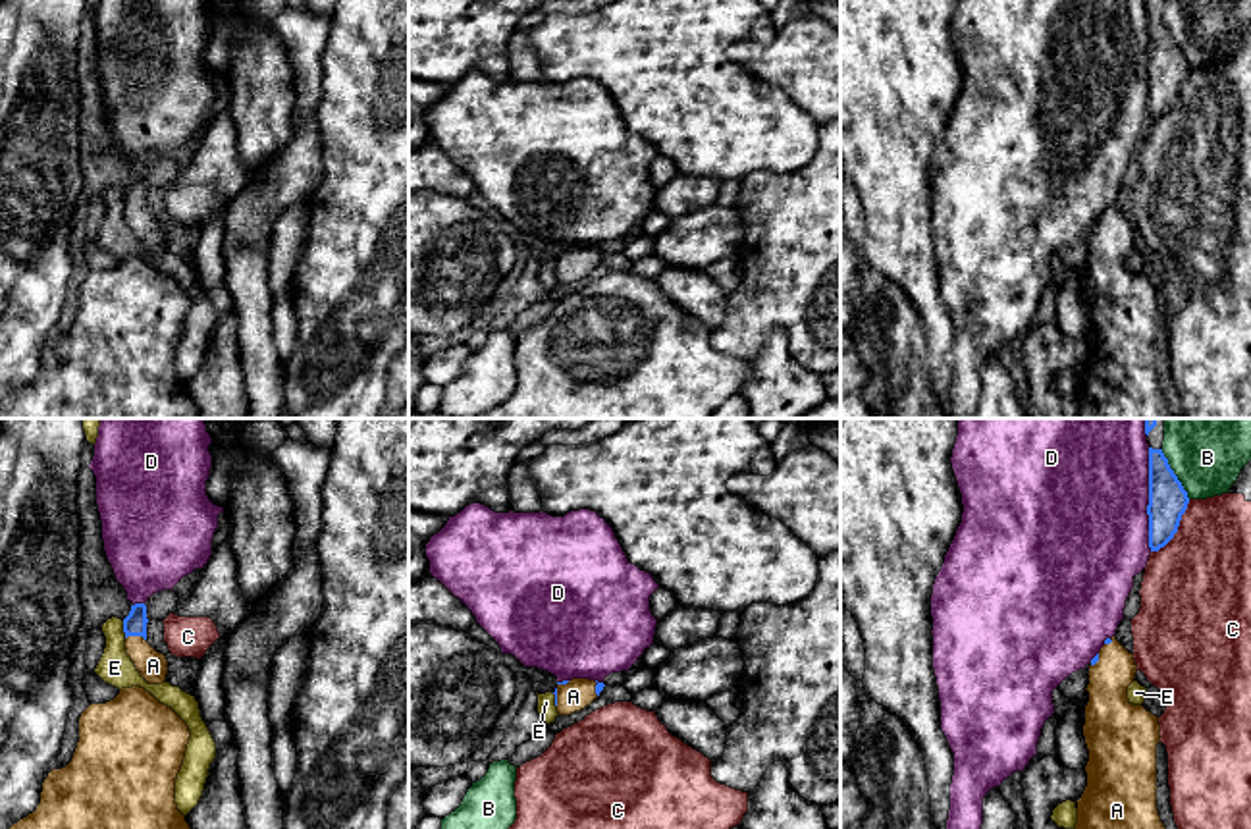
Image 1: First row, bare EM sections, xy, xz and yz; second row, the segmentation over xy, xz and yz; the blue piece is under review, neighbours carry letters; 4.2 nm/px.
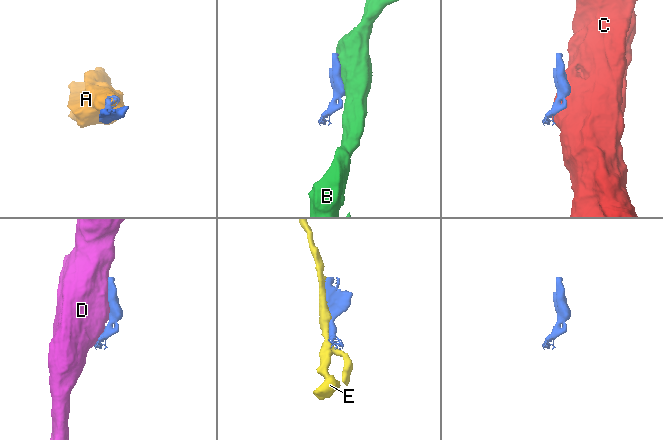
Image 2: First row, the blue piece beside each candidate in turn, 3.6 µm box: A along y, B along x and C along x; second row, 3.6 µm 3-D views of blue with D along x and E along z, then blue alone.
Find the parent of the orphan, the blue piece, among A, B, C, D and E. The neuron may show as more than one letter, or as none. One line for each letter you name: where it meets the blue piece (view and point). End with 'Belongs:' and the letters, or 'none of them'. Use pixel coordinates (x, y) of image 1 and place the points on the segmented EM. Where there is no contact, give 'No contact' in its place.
A: Touches blue at xy (135, 635)
Belongs: A

